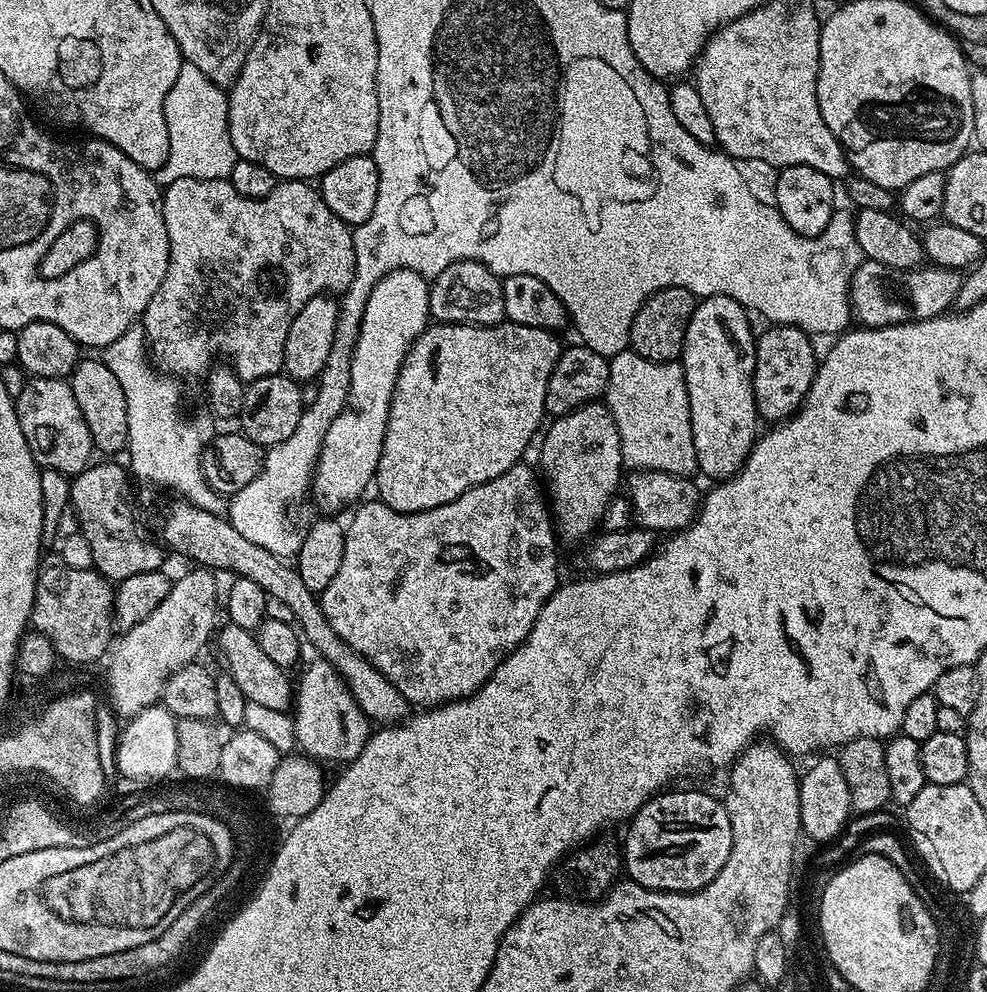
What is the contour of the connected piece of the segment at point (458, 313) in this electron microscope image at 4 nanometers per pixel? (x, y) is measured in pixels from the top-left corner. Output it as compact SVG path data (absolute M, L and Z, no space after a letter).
M459 260L442 274L438 274L428 289L430 306L429 317L441 324L503 324L504 314L504 286L501 277L495 276L480 260Z

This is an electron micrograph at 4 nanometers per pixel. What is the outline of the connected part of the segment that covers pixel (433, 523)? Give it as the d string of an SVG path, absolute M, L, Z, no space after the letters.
M518 463L510 466L506 474L498 474L498 478L466 490L466 494L454 498L454 502L446 502L442 506L434 506L421 512L399 512L383 504L379 498L365 499L355 509L357 512L353 514L352 521L347 521L344 530L346 550L342 550L342 567L338 569L338 575L330 581L330 586L326 586L326 590L318 596L322 614L326 614L330 626L334 628L340 640L345 640L353 650L365 656L387 680L398 686L409 705L439 706L449 704L451 700L460 702L478 691L490 678L490 674L494 674L496 667L528 637L542 606L556 593L558 581L561 579L560 572L556 569L558 536L554 531L554 520L550 515L545 493L544 496L540 493L539 483L541 484L541 481L535 467Z

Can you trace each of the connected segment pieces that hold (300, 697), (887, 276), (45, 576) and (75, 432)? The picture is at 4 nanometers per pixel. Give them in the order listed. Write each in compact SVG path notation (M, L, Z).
M324 660L313 661L294 688L292 730L296 733L296 748L317 762L329 760L332 764L343 765L362 754L370 735L370 721L358 710L358 702L354 702L344 679Z
M865 259L852 279L852 311L866 328L891 328L909 320L929 320L945 315L955 305L964 276L954 269L919 266L908 271L887 268Z
M45 555L36 570L31 627L50 638L61 661L69 660L72 664L103 661L114 640L113 591L109 580L91 567L75 568L60 556Z
M45 376L29 379L24 385L22 394L18 394L14 399L18 426L22 426L22 434L26 434L26 446L30 446L30 454L41 469L58 470L64 476L74 478L83 468L88 467L94 456L90 429L86 426L86 418L82 418L82 410L78 410L78 401L75 400L74 390L67 379L55 380Z

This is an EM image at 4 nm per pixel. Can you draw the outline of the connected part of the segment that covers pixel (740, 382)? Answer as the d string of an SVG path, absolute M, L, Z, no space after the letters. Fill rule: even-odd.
M705 296L697 303L686 330L682 353L686 394L690 402L690 426L694 434L696 467L699 475L709 476L712 482L729 480L746 462L752 445L758 439L756 399L754 398L754 370L756 369L756 341L748 325L750 313L729 296Z

